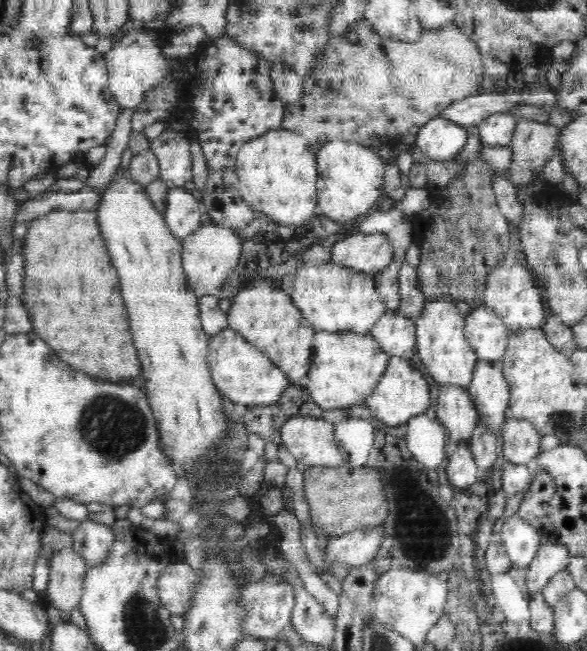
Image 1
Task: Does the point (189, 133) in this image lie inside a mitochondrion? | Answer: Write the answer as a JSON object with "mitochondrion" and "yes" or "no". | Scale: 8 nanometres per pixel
{"mitochondrion":"no"}

